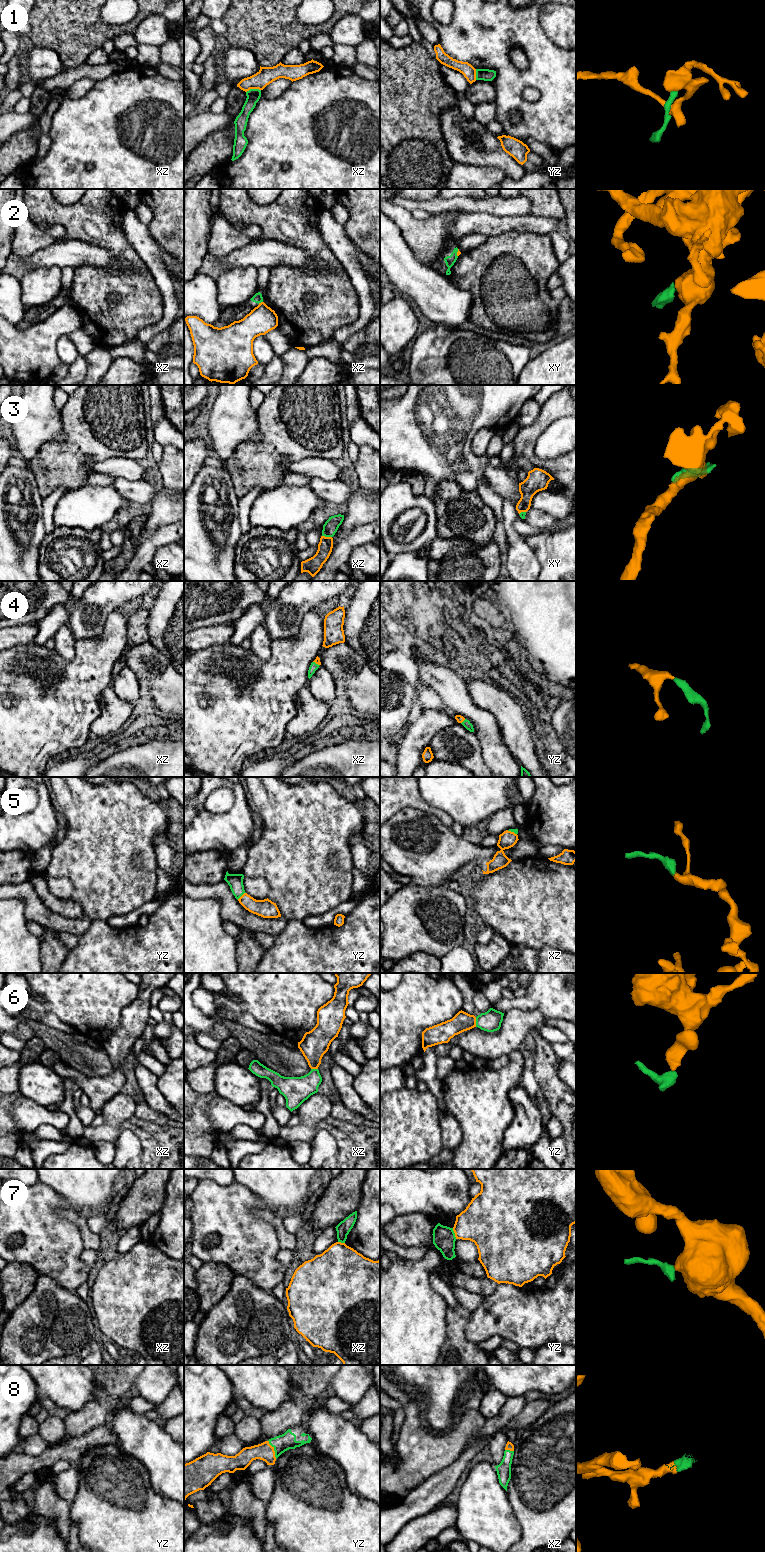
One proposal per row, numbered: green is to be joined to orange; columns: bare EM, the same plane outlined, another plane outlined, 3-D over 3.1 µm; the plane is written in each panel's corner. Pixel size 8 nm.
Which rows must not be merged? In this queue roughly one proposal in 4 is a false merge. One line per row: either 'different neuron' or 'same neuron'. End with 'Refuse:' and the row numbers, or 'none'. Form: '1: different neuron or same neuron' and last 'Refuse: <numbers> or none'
1: different neuron
2: different neuron
3: same neuron
4: same neuron
5: same neuron
6: same neuron
7: different neuron
8: same neuron
Refuse: 1, 2, 7

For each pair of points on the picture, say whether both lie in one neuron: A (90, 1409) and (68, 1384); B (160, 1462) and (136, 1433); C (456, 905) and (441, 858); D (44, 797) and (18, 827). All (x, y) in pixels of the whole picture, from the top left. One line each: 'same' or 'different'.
A: different
B: same
C: different
D: same

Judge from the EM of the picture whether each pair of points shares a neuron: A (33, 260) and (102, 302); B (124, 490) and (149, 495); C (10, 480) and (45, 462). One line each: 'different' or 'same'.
A: different
B: same
C: different

